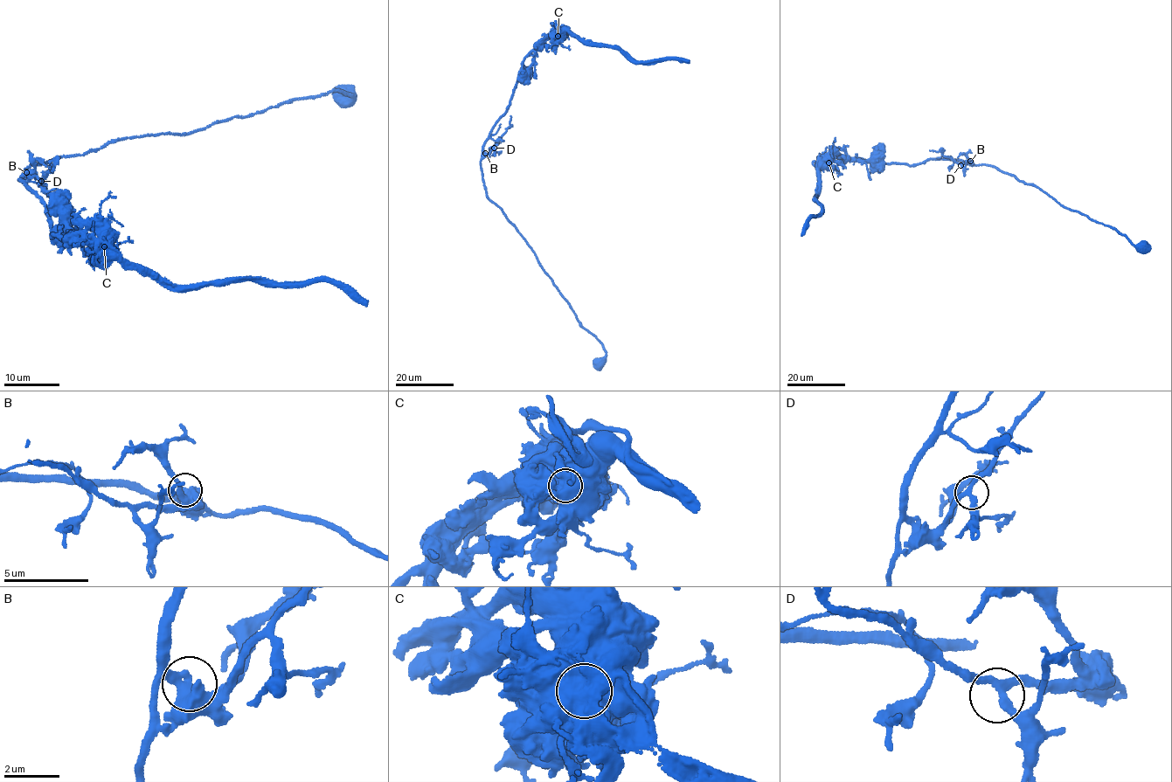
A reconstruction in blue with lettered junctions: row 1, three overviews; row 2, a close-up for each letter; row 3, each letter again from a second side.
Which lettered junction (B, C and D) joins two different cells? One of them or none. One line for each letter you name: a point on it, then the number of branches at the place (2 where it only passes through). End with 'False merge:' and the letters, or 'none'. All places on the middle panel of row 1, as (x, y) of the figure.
C: at (558, 36); 2 branches meet
False merge: C

